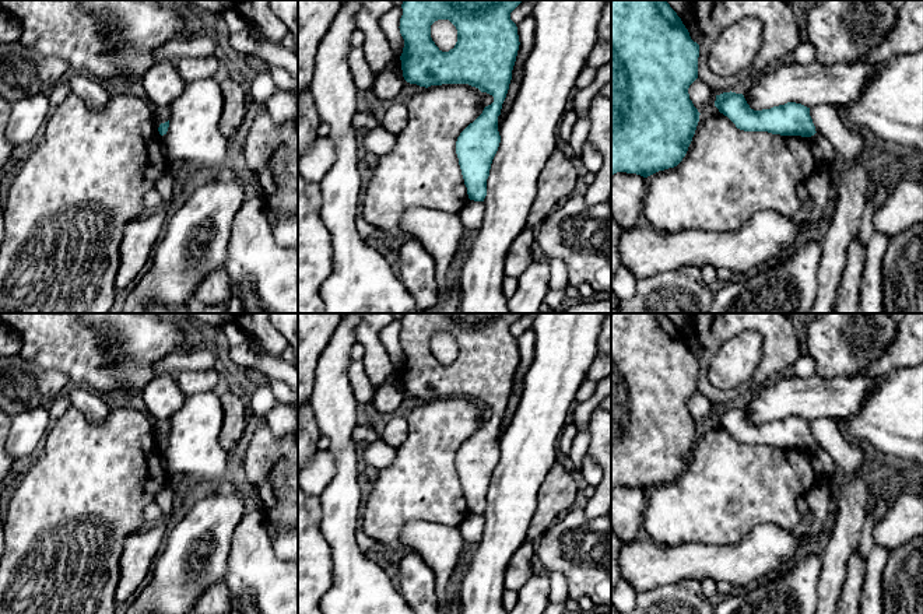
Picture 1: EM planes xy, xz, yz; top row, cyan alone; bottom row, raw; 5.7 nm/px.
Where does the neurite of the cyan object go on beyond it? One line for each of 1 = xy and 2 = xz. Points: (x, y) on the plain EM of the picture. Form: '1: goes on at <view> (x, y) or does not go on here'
1: does not go on here
2: does not go on here

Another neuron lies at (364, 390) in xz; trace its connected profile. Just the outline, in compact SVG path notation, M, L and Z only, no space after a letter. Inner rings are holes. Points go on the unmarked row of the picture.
M361 359L351 361L348 379L357 403L372 403L376 387L371 383Z

